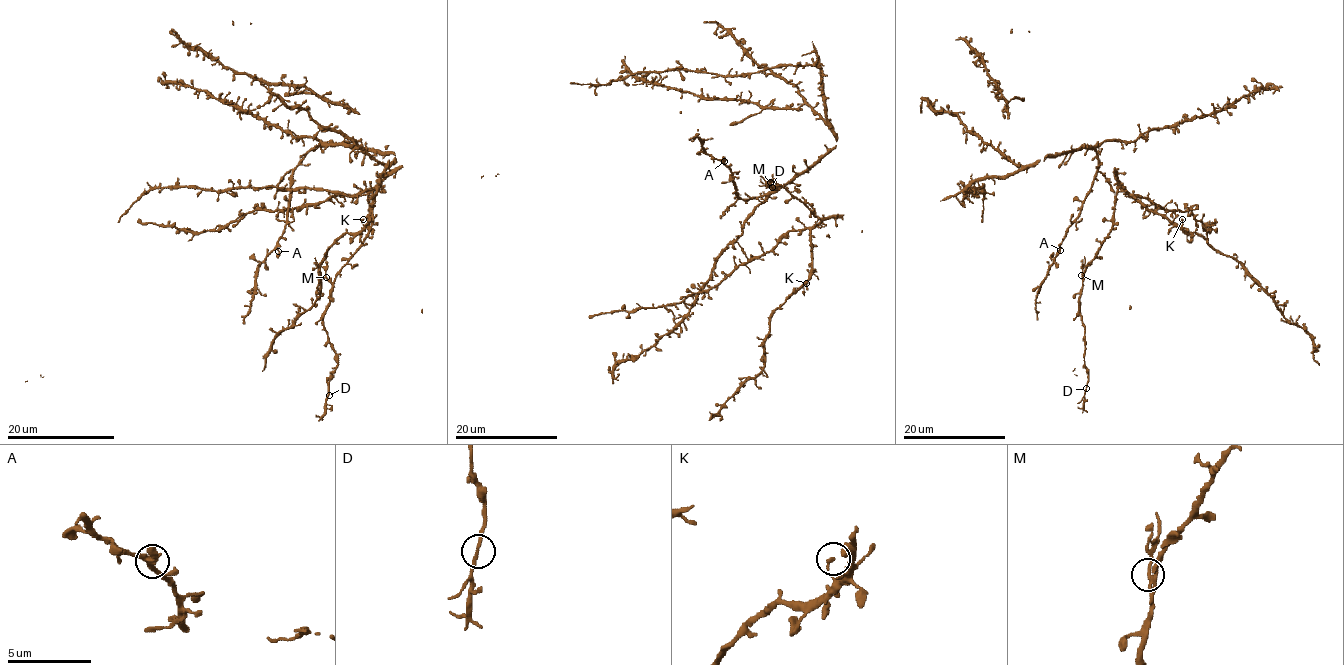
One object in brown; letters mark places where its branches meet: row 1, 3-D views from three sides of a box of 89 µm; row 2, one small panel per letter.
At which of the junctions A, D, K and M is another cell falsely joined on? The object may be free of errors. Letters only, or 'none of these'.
M

